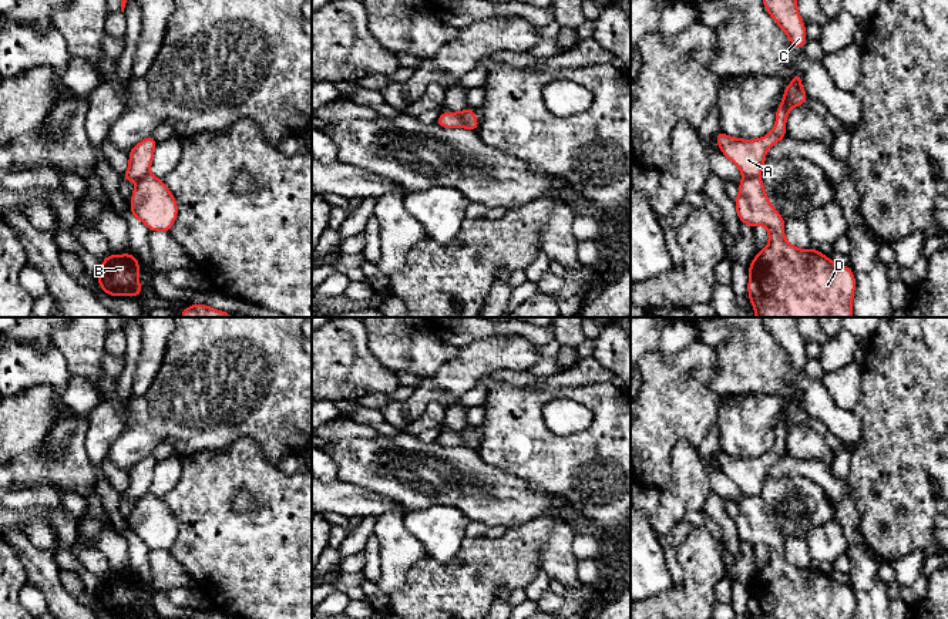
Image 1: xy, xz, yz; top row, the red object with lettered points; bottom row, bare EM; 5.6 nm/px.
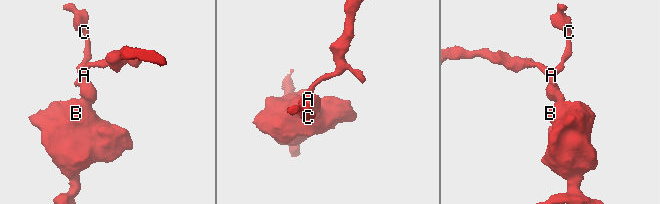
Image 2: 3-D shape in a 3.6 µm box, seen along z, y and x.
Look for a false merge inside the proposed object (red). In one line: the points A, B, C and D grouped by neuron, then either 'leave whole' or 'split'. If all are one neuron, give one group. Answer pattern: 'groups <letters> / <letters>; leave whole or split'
groups A C / B D; split

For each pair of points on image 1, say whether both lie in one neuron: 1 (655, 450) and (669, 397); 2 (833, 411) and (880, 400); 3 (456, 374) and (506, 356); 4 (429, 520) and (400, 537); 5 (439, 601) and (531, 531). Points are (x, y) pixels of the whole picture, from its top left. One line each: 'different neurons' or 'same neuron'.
1: same neuron
2: different neurons
3: same neuron
4: different neurons
5: same neuron

